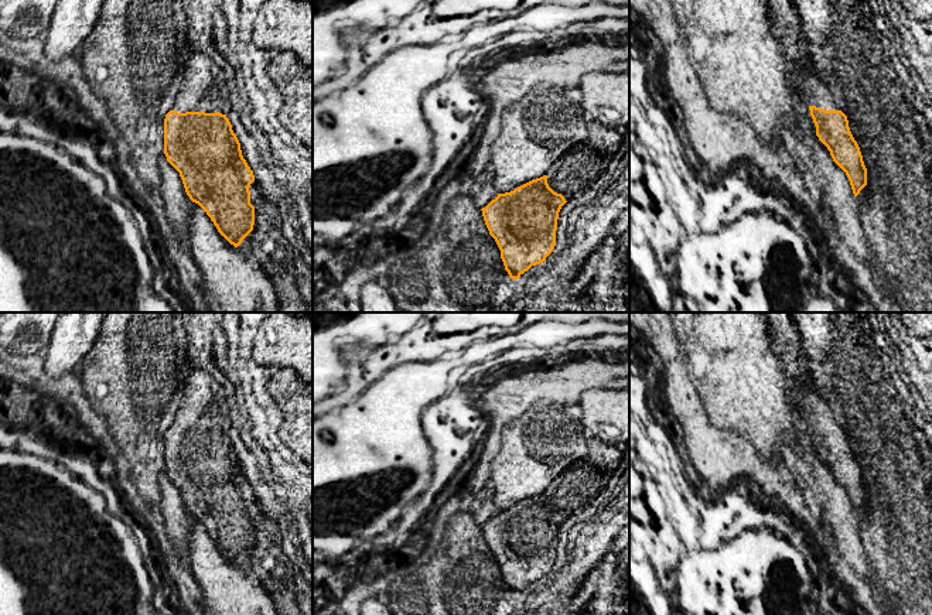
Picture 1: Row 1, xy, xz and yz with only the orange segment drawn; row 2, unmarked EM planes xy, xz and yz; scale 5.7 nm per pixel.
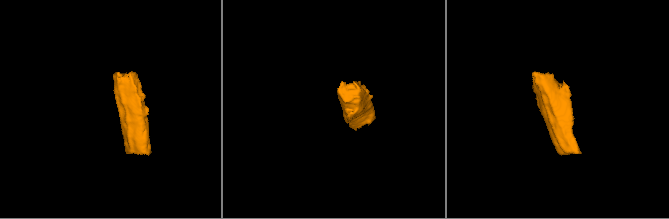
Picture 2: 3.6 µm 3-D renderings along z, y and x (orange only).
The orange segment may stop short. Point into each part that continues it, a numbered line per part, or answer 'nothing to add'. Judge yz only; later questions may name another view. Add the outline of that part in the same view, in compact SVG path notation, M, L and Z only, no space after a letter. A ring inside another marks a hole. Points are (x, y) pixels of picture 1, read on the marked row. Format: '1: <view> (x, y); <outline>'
1: yz (815, 92); M805 51L803 58L806 61L806 68L800 75L799 93L806 106L816 106L825 110L839 110L829 86L819 78Z

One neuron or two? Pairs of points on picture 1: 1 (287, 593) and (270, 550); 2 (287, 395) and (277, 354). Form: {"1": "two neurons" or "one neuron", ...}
{"1": "one neuron", "2": "two neurons"}

